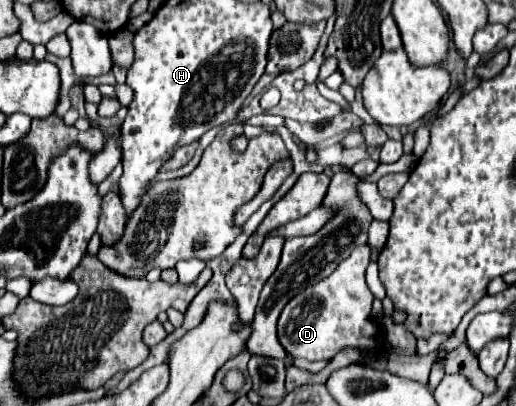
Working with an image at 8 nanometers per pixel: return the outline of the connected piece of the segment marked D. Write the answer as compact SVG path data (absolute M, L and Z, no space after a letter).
M361 244L327 278L305 288L303 292L299 292L295 298L289 300L277 324L279 340L289 354L293 354L295 358L305 358L315 362L315 360L333 358L345 346L353 346L361 350L371 348L381 352L383 348L381 332L377 324L369 320L371 302L373 302L373 294L365 282L365 268L369 260L371 260L371 250L367 244Z

